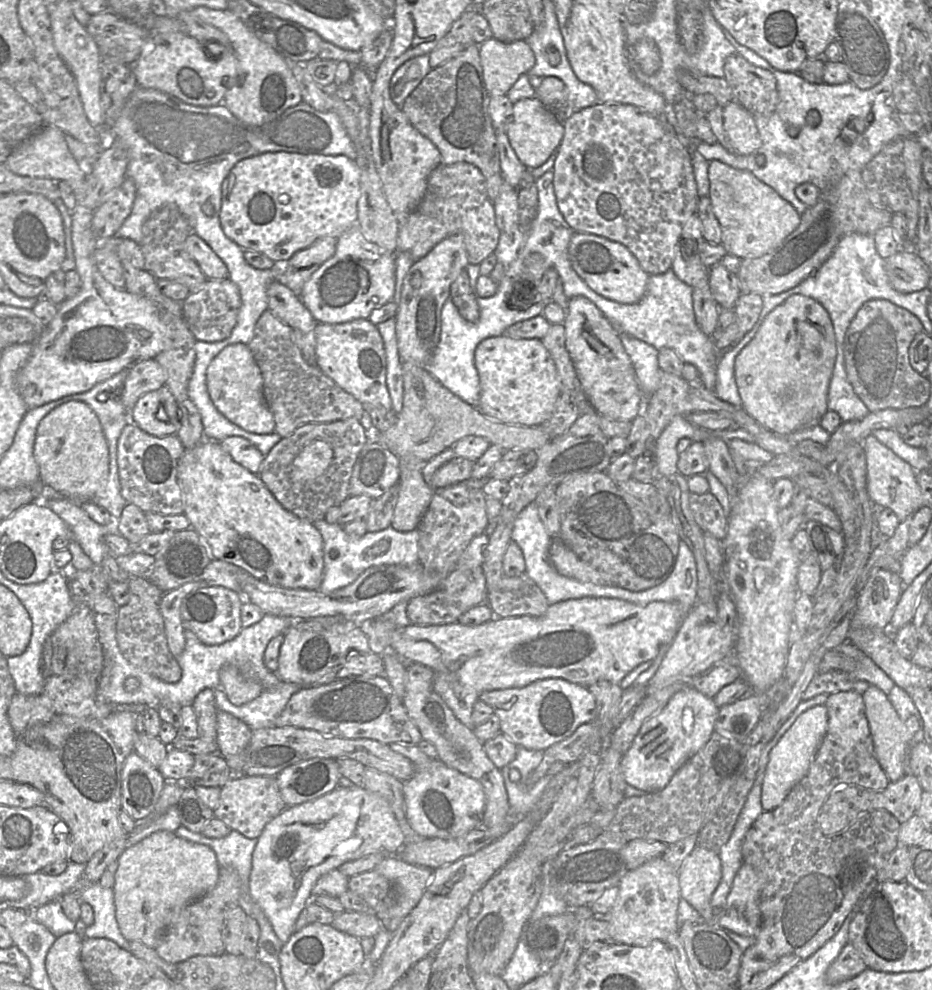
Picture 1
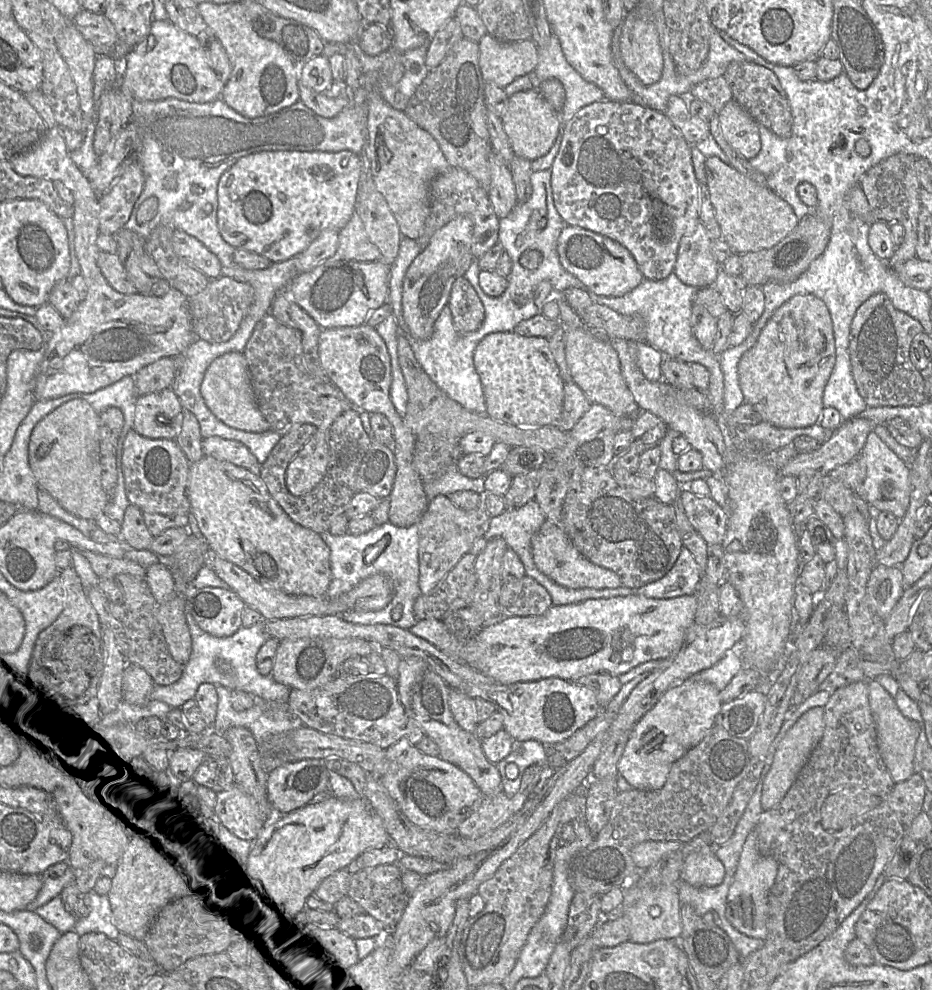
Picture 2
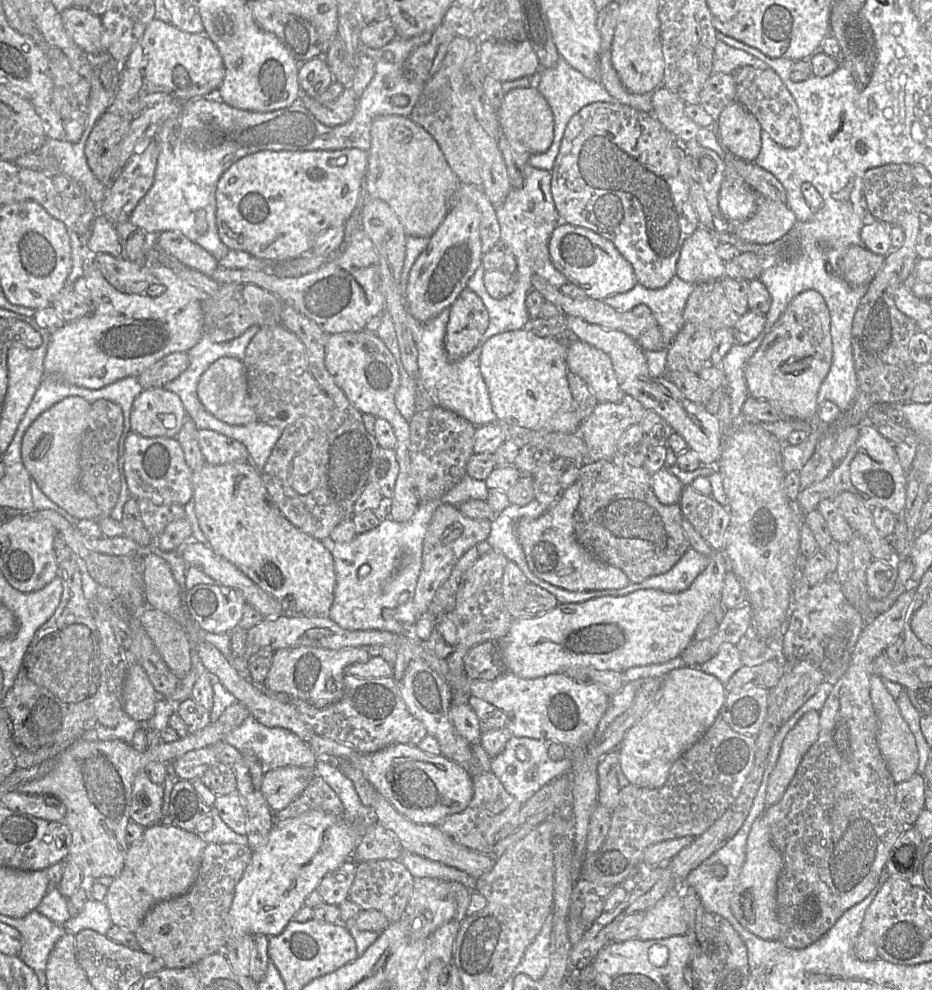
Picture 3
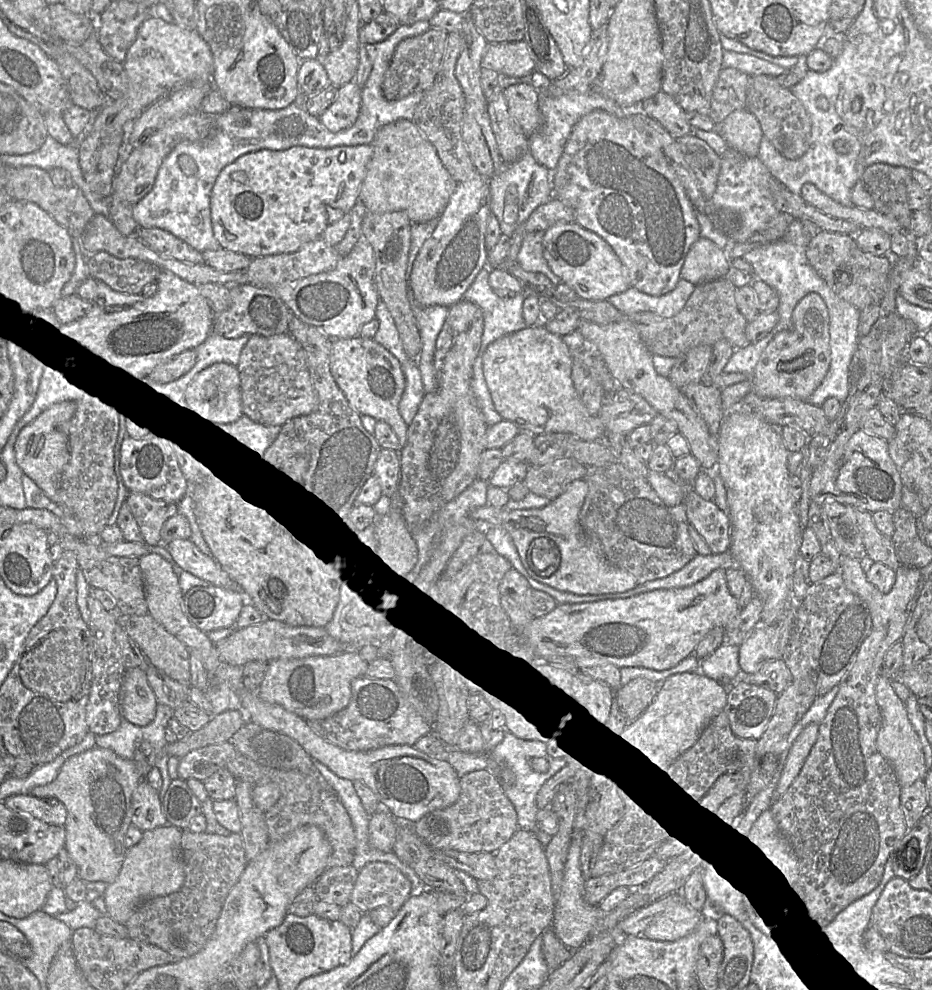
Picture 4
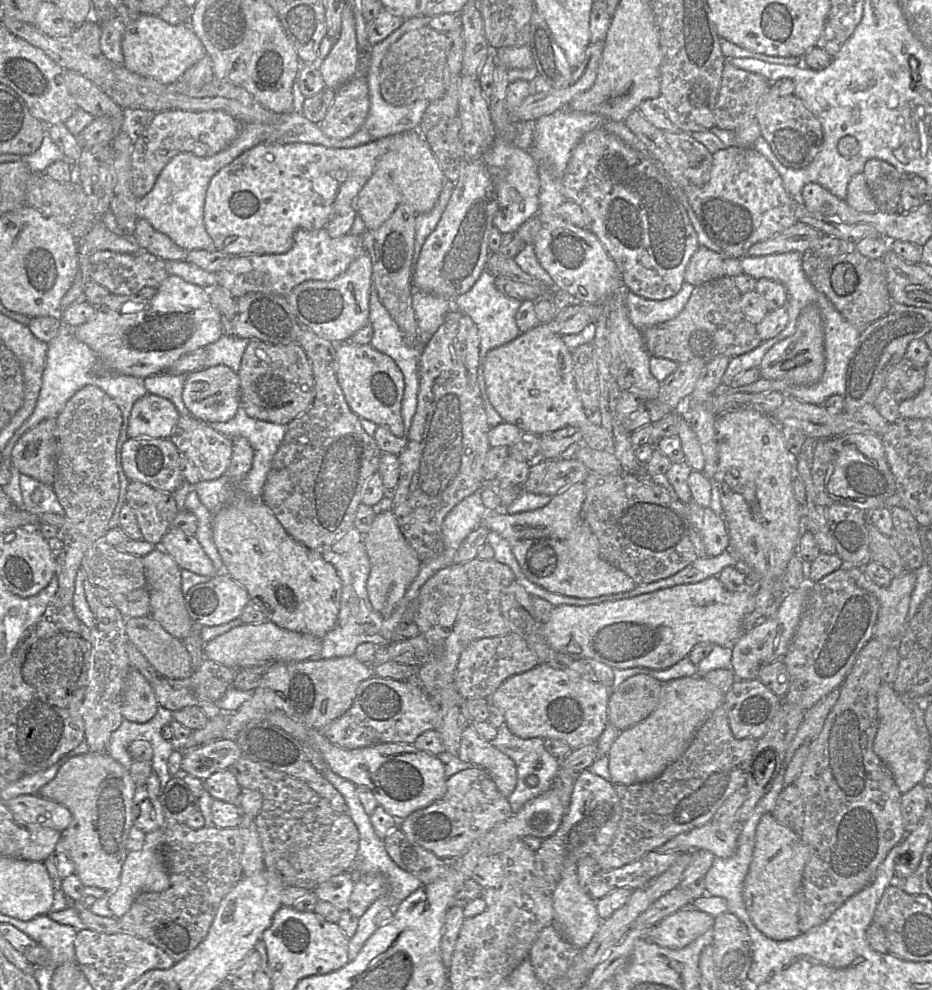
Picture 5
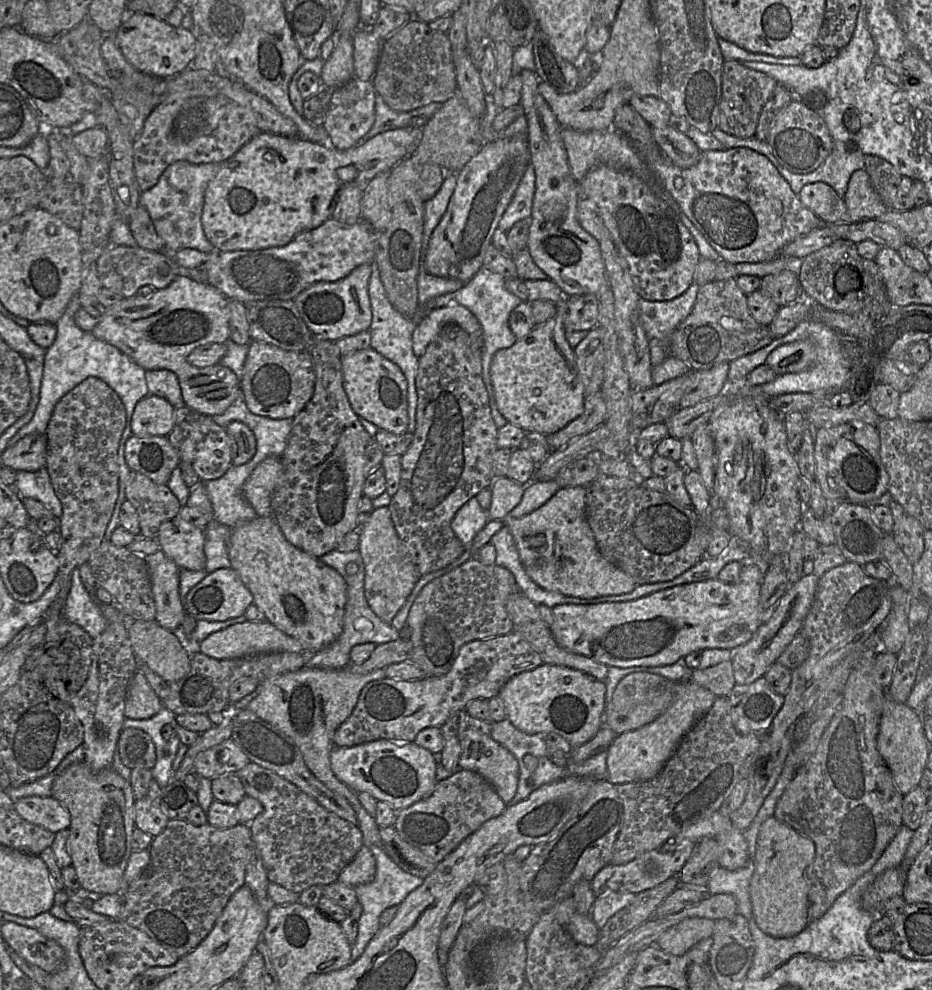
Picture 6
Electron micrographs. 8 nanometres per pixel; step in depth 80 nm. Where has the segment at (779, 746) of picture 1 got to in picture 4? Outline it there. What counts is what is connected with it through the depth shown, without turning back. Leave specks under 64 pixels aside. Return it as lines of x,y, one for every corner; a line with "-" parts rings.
808,724
792,743
780,779
773,793
773,802
778,800
798,776
818,736
819,724

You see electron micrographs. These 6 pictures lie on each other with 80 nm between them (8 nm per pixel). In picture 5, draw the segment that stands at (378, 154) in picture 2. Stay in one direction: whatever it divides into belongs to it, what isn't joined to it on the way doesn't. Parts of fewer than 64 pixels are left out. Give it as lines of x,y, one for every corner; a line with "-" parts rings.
418,129
393,136
389,151
378,161
370,179
359,191
355,209
366,229
375,230
387,221
397,206
409,205
419,215
431,211
438,201
445,177
431,147

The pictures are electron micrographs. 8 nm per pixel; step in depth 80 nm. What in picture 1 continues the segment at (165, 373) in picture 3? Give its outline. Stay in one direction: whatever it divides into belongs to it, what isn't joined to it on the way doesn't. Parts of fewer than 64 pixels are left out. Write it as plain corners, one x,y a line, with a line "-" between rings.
144,360
127,370
122,389
117,389
112,397
119,397
127,411
131,411
137,400
147,392
165,386
167,373
155,360

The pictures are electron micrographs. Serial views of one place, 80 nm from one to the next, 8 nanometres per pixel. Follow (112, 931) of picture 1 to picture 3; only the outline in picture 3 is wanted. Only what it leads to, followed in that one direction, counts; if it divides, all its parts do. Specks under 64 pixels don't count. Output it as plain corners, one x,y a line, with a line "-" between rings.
89,898
79,914
75,917
70,917
65,923
65,928
74,935
84,929
91,929
106,935
113,925
109,909
104,900
98,901

